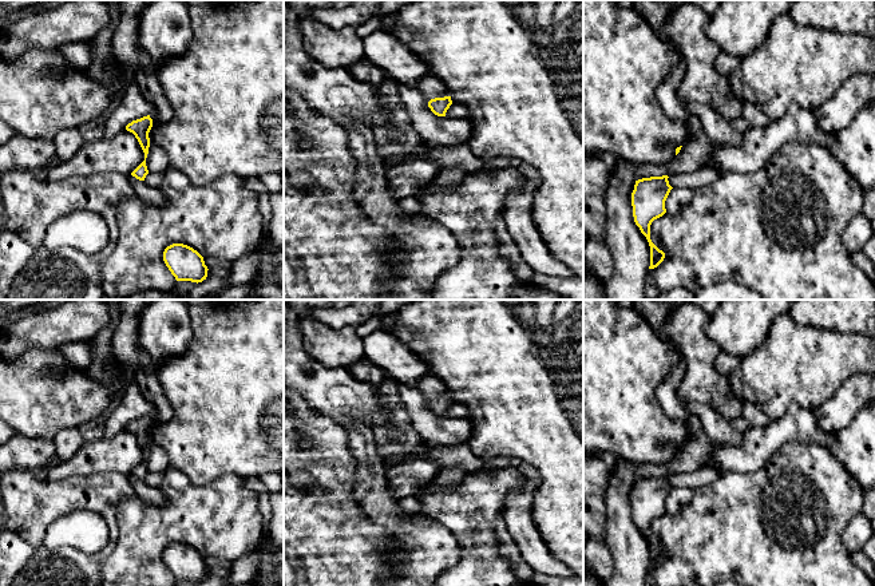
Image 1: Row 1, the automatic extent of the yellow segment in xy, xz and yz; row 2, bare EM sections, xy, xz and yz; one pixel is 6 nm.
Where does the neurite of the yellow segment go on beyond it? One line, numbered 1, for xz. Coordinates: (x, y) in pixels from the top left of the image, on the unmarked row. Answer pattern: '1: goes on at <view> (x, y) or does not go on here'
1: goes on at xz (430, 385)

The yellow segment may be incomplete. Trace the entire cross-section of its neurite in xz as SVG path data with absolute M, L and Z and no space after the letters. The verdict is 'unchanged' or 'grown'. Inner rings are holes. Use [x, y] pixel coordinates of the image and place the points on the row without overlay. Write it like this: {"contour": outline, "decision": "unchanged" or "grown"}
{"contour": "M427 373L416 388L429 400L428 407L438 416L446 416L452 404L448 387L439 377Z", "decision": "grown"}

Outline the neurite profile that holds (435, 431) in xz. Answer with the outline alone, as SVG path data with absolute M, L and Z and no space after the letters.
M400 385L399 393L421 443L429 448L458 447L468 443L472 432L472 423L468 419L435 415L428 407L429 399L417 388Z

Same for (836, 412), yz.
M859 373L813 411L819 425L824 431L835 432L847 427L858 411L870 403L875 403L875 373Z

